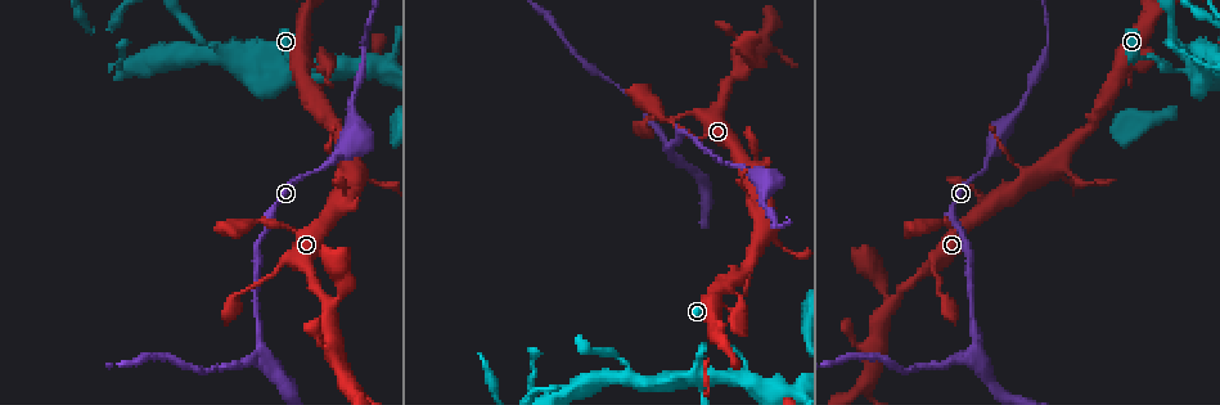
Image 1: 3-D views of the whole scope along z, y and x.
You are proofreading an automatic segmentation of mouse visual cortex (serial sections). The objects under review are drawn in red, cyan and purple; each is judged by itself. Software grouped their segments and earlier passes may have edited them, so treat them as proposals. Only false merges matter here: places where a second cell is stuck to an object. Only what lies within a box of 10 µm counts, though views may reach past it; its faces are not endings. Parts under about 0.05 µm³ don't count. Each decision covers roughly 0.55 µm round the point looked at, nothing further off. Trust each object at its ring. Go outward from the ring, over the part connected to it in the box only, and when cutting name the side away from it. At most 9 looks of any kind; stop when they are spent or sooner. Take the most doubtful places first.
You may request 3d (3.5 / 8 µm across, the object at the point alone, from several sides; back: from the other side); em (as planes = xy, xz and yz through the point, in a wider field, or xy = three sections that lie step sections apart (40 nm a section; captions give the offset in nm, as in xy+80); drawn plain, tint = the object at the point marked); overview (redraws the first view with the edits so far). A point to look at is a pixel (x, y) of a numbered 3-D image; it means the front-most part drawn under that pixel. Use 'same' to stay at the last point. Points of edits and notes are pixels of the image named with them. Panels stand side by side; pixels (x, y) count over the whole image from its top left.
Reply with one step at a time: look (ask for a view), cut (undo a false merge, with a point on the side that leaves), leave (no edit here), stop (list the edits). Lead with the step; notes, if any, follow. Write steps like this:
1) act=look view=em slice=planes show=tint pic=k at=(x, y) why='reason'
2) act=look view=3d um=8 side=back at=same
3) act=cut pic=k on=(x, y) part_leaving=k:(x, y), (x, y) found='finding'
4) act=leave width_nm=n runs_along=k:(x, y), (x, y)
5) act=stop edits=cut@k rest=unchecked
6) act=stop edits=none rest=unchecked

act=look view=3d um=8 pic=1 at=(259, 348) why='three arms meet'

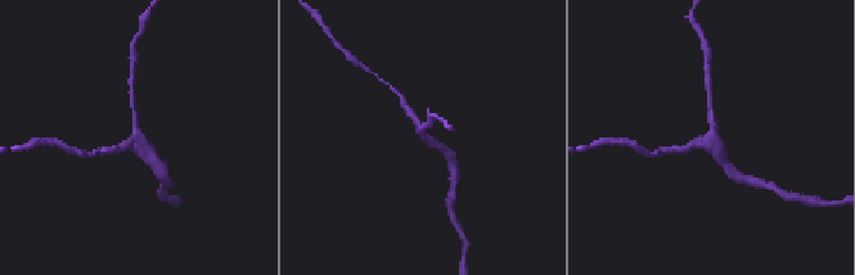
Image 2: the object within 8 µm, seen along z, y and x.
act=look view=3d um=3.5 at=same why='closer look'

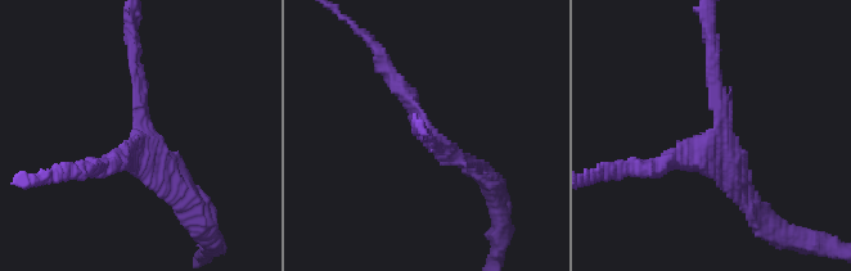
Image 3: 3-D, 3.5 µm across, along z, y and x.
act=leave runs_along=3:(711, 52), (724, 131), (658, 166) found='all the same cell'

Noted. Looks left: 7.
act=look view=3d um=8 pic=1 at=(745, 371) why='thick turns thin'

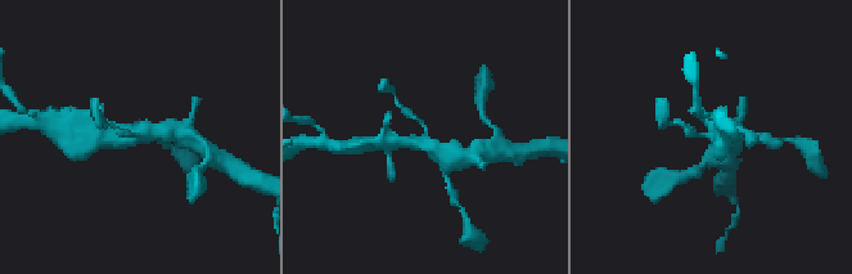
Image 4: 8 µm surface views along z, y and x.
act=look view=3d um=3.5 at=same

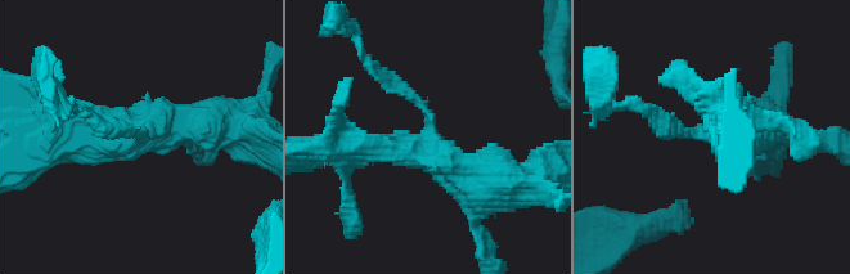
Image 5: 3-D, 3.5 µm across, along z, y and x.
act=look view=em slice=xy step=5 show=tint pic=5 at=(138, 137) arms=4 arm_widths_nm=150,350,350,450

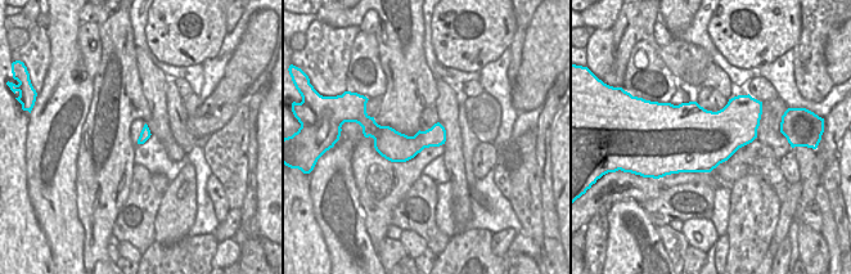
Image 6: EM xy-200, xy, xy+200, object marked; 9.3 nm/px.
act=leave found='one cell here'

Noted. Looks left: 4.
act=look view=3d um=3.5 pic=1 at=(625, 380) why='narrows sharply'

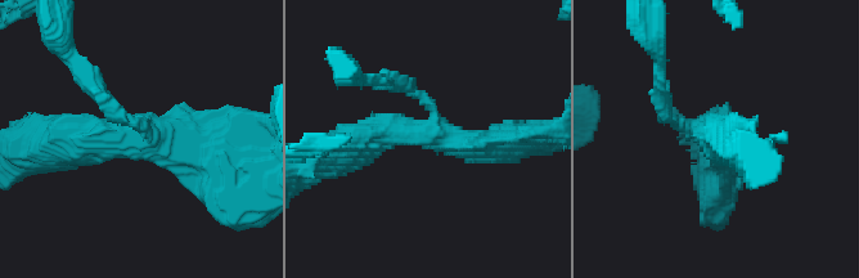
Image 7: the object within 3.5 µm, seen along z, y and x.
act=look view=em slice=xy step=3 show=tint pic=7 at=(432, 133) arms=3 arm_widths_nm=150,400,400

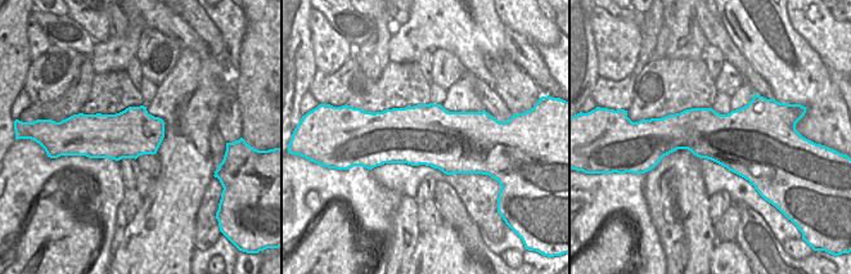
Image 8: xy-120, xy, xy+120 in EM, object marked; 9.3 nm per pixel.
act=leave runs_along=7:(220, 170), (160, 135), (62, 147) found='continuous, no second cell'

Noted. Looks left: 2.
act=look view=3d um=3.5 pic=1 at=(769, 239) why='side arm on a straight run'

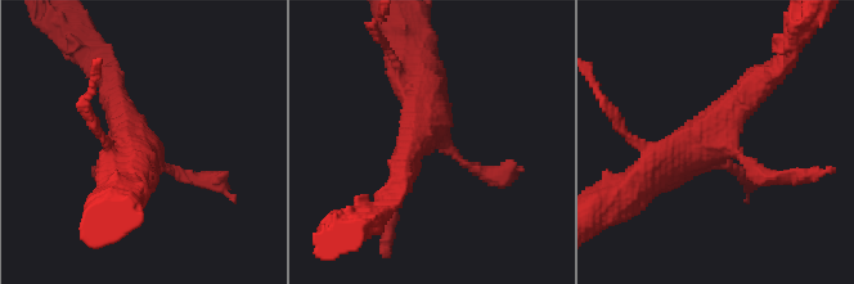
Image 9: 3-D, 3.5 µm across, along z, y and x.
act=look view=em slice=xy step=1 show=tint pic=9 at=(715, 154) why='shape alone is not enough'

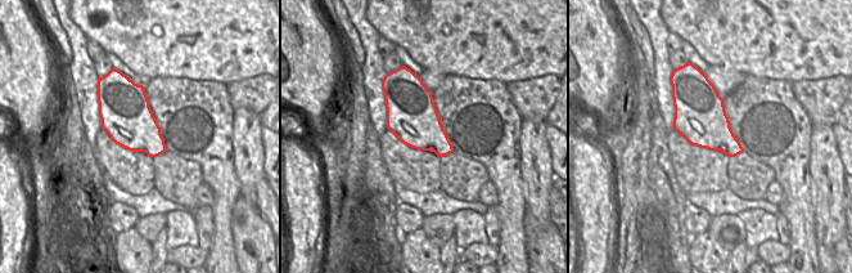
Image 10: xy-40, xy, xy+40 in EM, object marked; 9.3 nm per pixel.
act=leave runs_along=9:(639, 184), (709, 140), (764, 77) found='all the same cell'

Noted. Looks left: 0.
act=stop edits=none rest=unchecked

